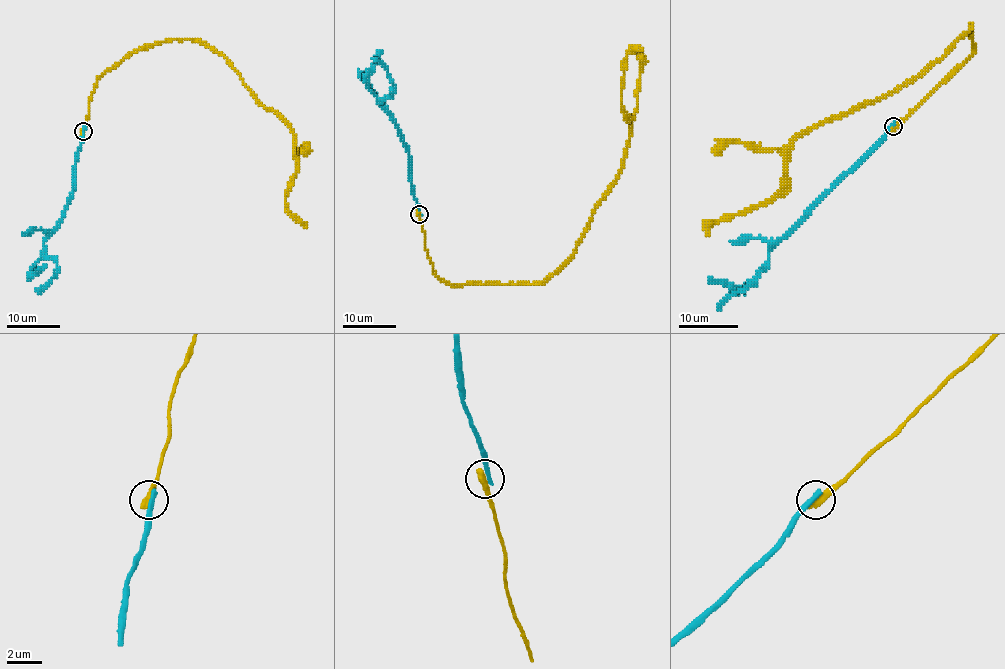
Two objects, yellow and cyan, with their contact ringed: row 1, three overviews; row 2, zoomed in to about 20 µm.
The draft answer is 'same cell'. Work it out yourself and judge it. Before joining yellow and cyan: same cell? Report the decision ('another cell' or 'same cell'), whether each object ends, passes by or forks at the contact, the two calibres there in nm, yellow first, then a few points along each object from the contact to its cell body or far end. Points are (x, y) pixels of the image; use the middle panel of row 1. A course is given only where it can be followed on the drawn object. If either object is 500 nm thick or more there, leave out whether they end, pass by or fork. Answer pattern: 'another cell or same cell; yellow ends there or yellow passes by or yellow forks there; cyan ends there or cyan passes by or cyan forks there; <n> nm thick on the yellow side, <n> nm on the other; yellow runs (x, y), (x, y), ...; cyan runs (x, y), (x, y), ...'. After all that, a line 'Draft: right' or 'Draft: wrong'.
another cell; 500 nm thick on the yellow side, 320 nm on the other; yellow runs (419, 214), (442, 281), (541, 283), (554, 274), (620, 168), (632, 119), (622, 107), (623, 62), (643, 50); cyan runs (420, 214), (412, 190), (408, 147), (395, 119), (380, 104), (392, 95), (393, 84), (389, 74), (371, 58)
Draft: wrong

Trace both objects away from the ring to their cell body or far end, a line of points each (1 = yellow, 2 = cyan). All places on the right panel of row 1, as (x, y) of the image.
1: (893, 127), (973, 53), (971, 23), (917, 76), (808, 128), (792, 143), (781, 189), (721, 216), (708, 233)
2: (893, 127), (769, 249), (769, 263), (747, 285), (717, 305)

